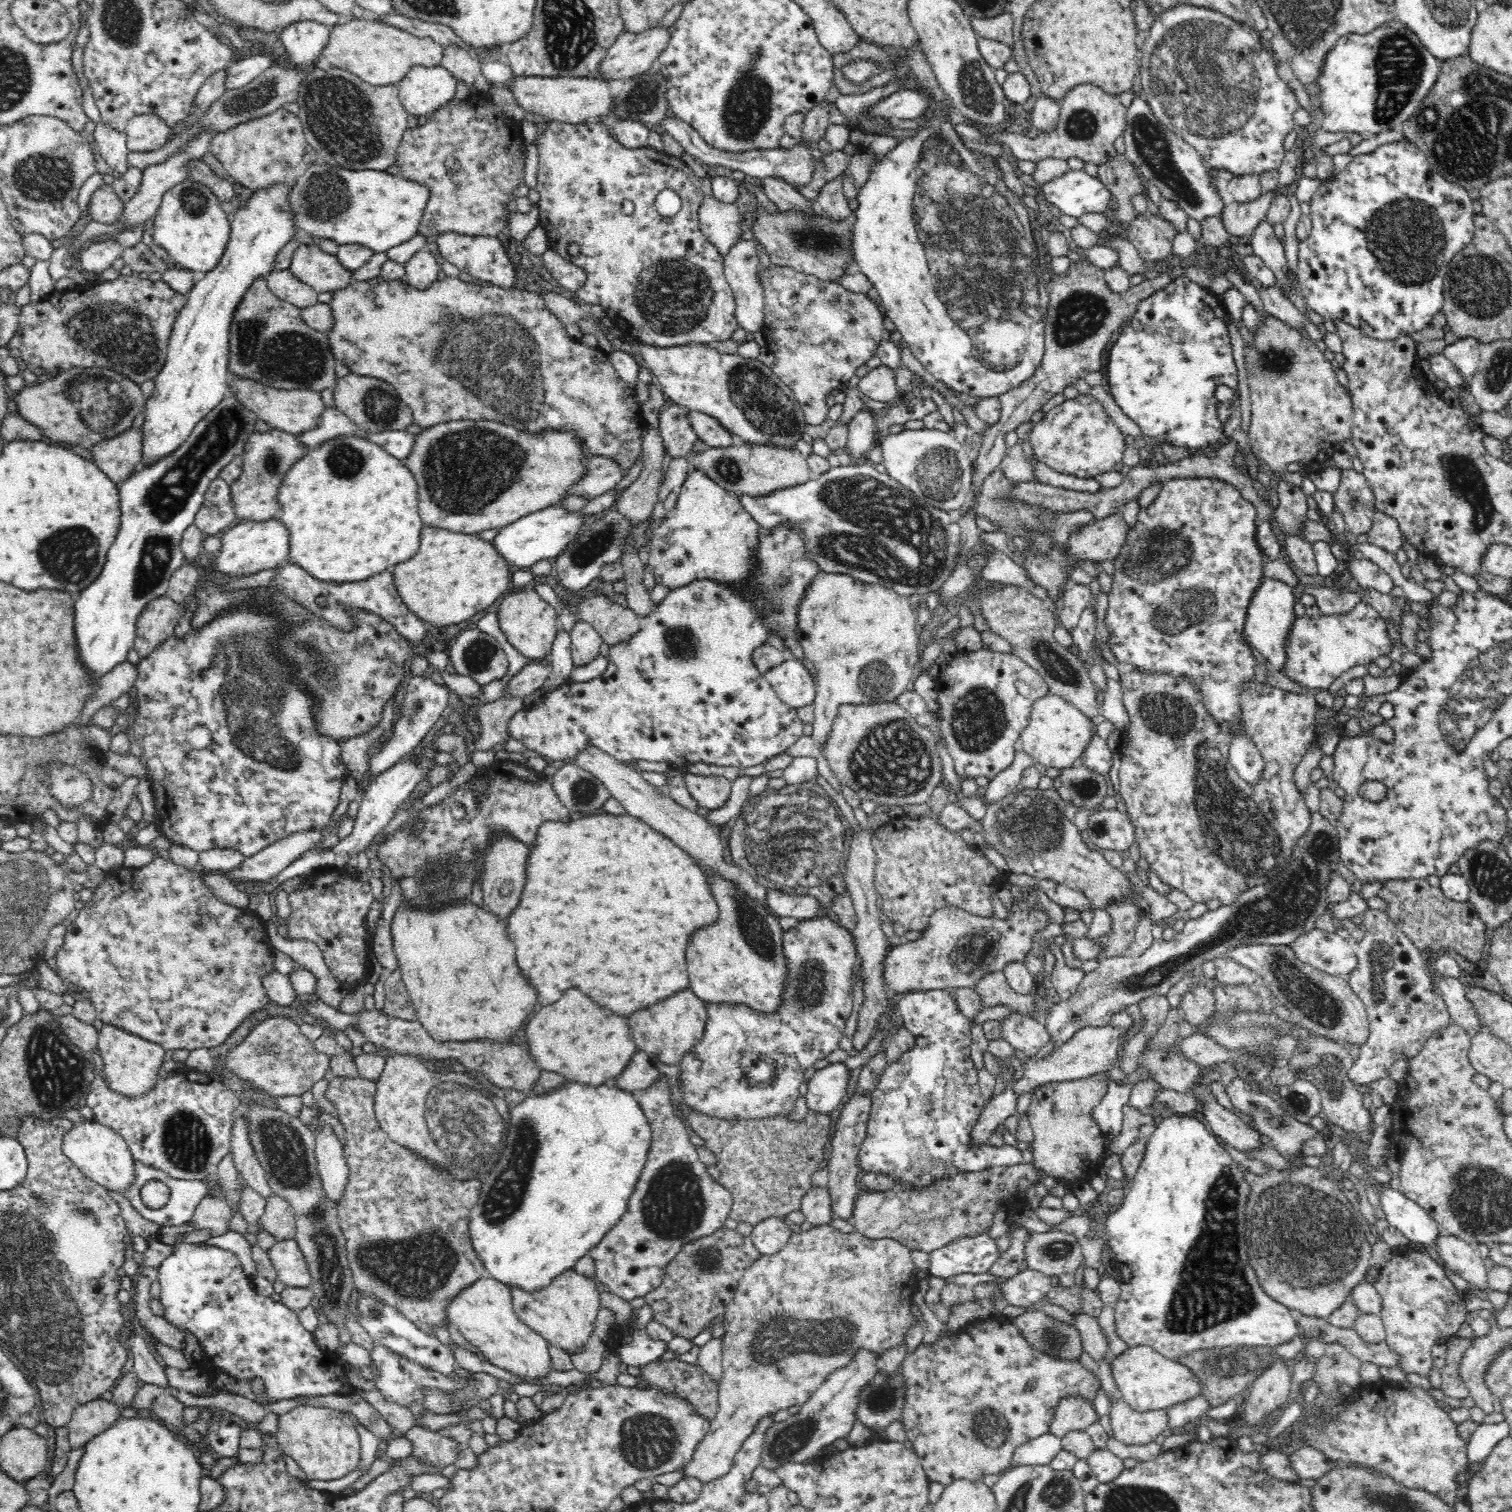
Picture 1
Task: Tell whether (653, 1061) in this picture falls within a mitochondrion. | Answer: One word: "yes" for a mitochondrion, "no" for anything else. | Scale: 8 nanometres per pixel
no

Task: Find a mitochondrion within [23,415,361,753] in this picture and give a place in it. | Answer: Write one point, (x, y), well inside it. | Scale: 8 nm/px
(70, 555)

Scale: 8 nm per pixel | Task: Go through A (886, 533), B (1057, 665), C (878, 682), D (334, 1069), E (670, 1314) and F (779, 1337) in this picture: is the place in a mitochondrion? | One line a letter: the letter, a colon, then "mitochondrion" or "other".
A: mitochondrion
B: mitochondrion
C: mitochondrion
D: other
E: other
F: mitochondrion

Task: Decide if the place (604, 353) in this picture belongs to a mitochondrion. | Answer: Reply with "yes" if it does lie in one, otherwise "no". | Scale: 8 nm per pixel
no

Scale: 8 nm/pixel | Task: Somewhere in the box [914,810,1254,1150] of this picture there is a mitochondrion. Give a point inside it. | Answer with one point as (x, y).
(1137, 984)

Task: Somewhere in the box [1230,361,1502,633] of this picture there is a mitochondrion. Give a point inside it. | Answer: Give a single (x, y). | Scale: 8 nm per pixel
(1465, 481)

